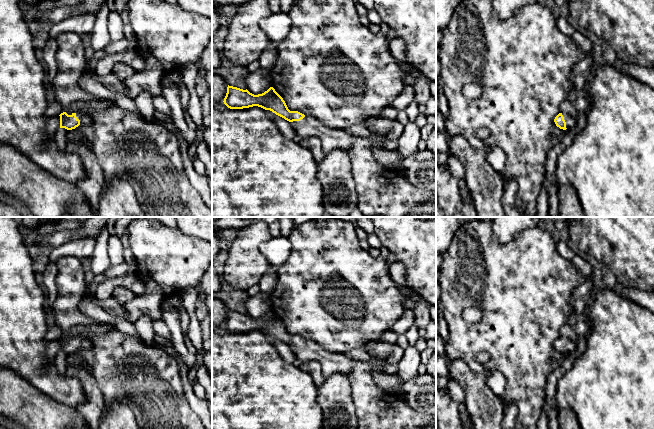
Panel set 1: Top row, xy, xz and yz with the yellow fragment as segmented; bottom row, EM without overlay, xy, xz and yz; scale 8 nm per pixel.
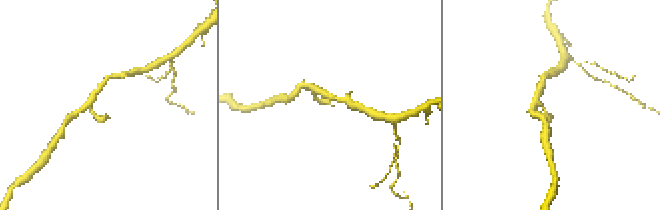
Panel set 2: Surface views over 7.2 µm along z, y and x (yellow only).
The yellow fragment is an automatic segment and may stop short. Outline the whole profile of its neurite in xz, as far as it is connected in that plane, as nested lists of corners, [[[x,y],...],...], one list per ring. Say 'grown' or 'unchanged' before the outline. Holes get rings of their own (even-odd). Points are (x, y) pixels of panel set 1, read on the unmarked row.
grown | [[[228,309],[223,326],[230,333],[258,330],[272,335],[291,347],[297,357],[297,363],[307,361],[319,362],[325,378],[334,373],[348,375],[352,370],[354,359],[344,354],[328,352],[321,345],[305,340],[298,335],[290,335],[283,322],[273,311],[270,311],[262,318],[254,319],[247,313],[243,314]]]

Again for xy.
grown | [[[63,336],[60,339],[60,352],[72,354],[78,351],[80,348],[89,348],[91,346],[90,341],[84,336]]]

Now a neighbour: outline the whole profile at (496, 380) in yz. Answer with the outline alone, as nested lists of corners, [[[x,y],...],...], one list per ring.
[[[493,370],[493,372],[486,377],[486,383],[495,394],[502,395],[506,388],[507,380],[500,371]]]

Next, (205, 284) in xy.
[[[212,262],[201,278],[198,286],[202,291],[202,298],[208,310],[209,316],[212,317]]]

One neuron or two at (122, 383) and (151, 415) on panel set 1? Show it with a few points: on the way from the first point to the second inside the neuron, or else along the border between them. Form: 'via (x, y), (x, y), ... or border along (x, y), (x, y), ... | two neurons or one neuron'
via (130, 391), (146, 407) | one neuron

